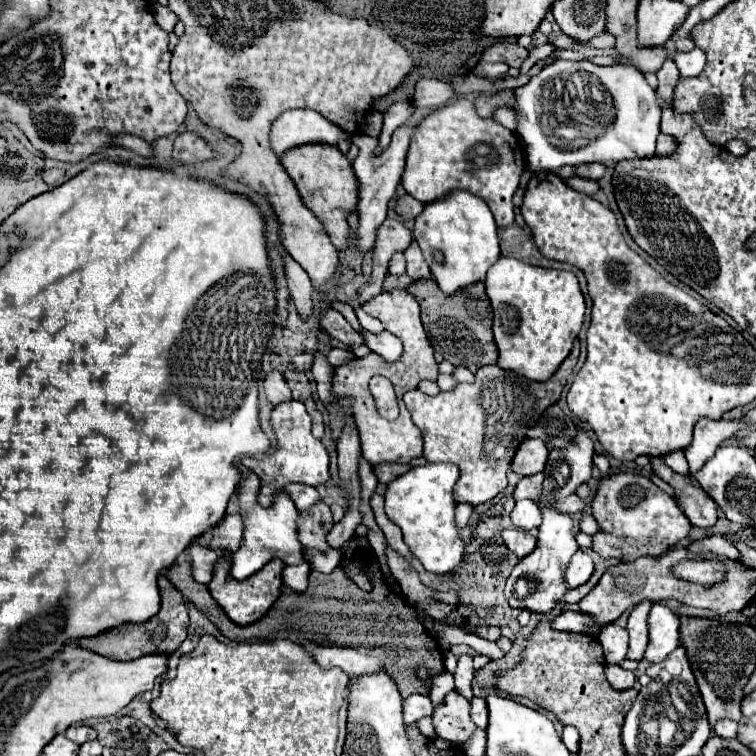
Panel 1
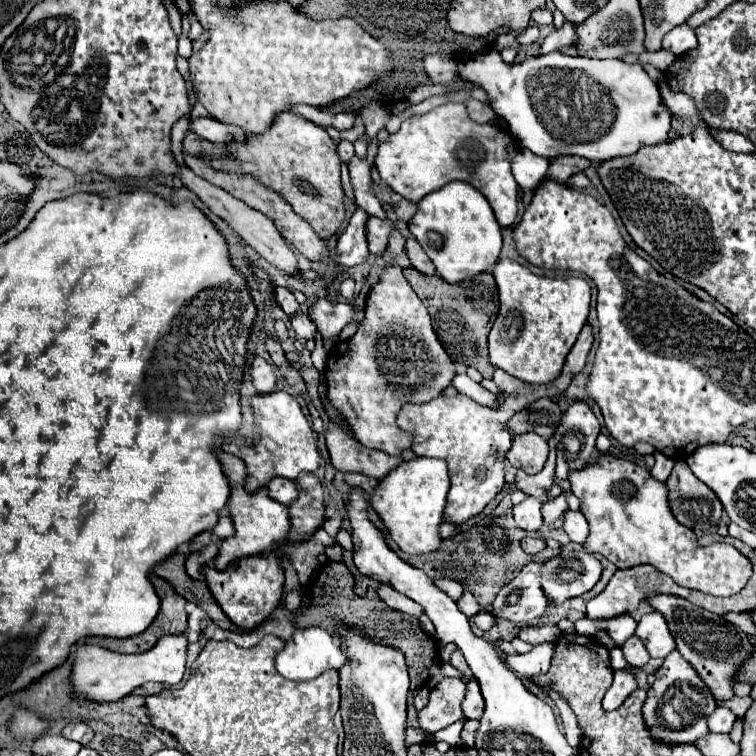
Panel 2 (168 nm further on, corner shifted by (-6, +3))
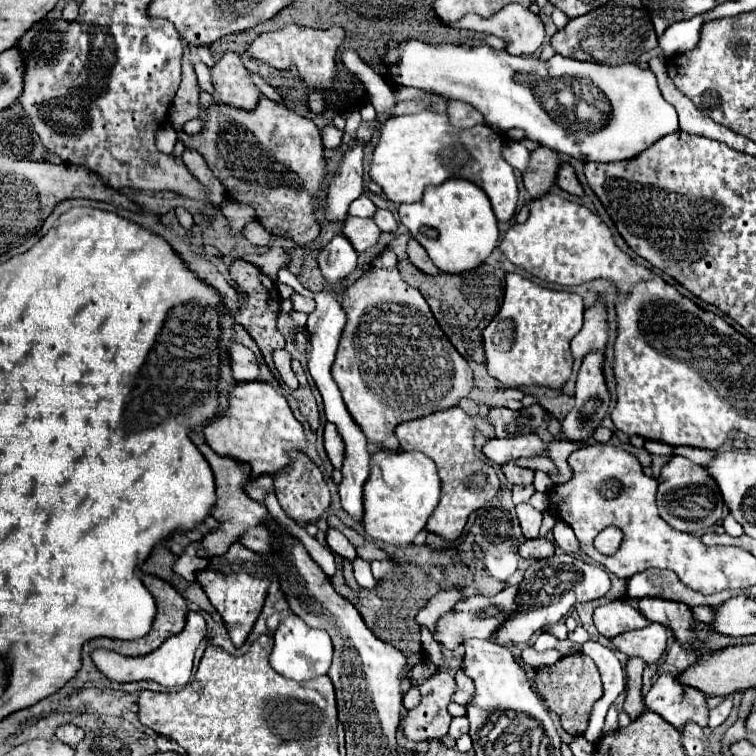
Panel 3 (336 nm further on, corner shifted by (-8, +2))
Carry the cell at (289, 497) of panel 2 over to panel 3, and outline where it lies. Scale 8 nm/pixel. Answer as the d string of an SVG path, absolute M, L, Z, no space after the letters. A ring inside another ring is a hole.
M265 474L265 476L259 476L259 478L255 478L255 480L249 480L249 482L245 484L245 494L247 494L249 498L257 500L257 502L263 502L267 490L273 490L273 478L267 476L267 474Z

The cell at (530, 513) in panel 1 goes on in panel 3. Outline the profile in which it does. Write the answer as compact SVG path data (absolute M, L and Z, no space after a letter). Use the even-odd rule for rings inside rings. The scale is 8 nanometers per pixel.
M519 504L517 506L517 516L519 516L519 522L521 522L521 530L523 530L523 536L525 538L537 538L539 536L539 528L541 528L541 520L543 520L543 514L537 512L531 504Z

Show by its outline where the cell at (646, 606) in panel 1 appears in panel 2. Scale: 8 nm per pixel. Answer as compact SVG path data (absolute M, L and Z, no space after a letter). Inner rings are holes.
M633 635L629 641L625 641L625 645L621 649L631 667L643 667L649 661L649 653L637 635Z

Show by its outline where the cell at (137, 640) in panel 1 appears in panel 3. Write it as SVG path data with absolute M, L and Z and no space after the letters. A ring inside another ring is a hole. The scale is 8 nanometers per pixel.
M145 574L141 578L141 582L145 584L145 588L153 594L155 598L155 606L157 606L157 616L153 620L153 626L151 626L151 632L139 640L131 640L131 642L125 642L125 640L107 640L107 638L99 638L99 640L91 640L89 644L93 648L105 648L105 650L113 650L117 654L123 654L123 656L145 656L147 652L153 652L163 640L167 640L169 636L173 634L179 634L185 626L185 614L187 614L187 604L185 604L185 598L171 586L167 584L165 580L157 578L157 576L151 576L151 574Z

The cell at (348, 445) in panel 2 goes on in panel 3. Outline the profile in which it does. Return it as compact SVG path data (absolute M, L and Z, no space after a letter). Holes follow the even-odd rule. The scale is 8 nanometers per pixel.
M327 422L323 436L325 436L325 450L327 450L327 456L329 456L331 464L335 468L341 468L343 458L345 458L345 446L343 446L343 440L341 440L337 428Z

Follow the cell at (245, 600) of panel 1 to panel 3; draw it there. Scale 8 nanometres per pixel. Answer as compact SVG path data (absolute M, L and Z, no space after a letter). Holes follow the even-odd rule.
M235 542L235 546L231 546L231 550L223 554L223 558L213 558L209 566L197 574L197 582L201 584L215 610L221 614L235 648L239 648L247 640L247 634L251 632L257 616L261 614L269 588L269 574L271 570L265 560L257 552L245 550L245 546L239 542Z

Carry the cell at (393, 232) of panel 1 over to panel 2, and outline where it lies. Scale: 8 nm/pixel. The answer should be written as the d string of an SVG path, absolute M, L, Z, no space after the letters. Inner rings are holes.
M369 217L367 223L367 243L369 251L375 255L385 253L389 245L389 235L395 231L395 223L391 219L379 219L379 217Z

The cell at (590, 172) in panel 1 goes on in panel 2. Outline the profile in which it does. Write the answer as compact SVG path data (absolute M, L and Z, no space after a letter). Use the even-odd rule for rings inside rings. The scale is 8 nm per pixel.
M557 157L557 159L551 161L547 177L551 175L551 179L555 179L559 183L567 183L571 175L581 173L587 167L591 167L589 159L583 159L583 157Z

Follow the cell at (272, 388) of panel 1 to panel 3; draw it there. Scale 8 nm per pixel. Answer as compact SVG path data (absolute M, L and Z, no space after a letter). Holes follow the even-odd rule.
M229 344L229 358L231 358L231 370L233 370L233 378L237 382L251 382L251 380L259 380L259 366L255 360L255 354L245 348L243 344Z

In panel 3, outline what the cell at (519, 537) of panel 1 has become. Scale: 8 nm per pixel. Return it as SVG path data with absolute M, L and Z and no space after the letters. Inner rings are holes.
M533 538L533 540L525 540L521 546L519 546L519 554L523 558L547 558L547 556L553 556L555 554L555 544L551 540L545 540L545 538Z

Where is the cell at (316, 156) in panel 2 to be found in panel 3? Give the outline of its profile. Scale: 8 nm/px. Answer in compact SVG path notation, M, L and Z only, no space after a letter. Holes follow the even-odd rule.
M265 96L259 98L255 110L235 110L235 106L223 106L223 104L211 104L207 110L203 110L203 130L199 134L179 134L179 140L185 144L185 148L197 150L207 166L211 168L213 176L225 186L229 200L249 204L255 210L257 222L269 232L269 234L287 234L297 244L313 242L319 236L319 224L313 216L315 212L315 194L321 188L321 182L325 178L325 158L323 158L323 144L319 128L309 120L293 110L289 110L285 104L273 102Z

